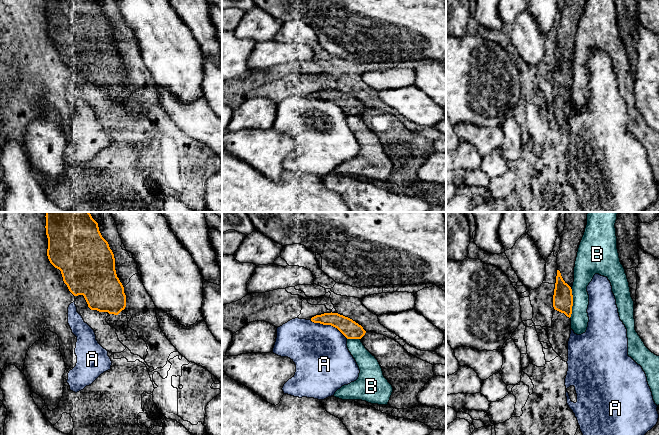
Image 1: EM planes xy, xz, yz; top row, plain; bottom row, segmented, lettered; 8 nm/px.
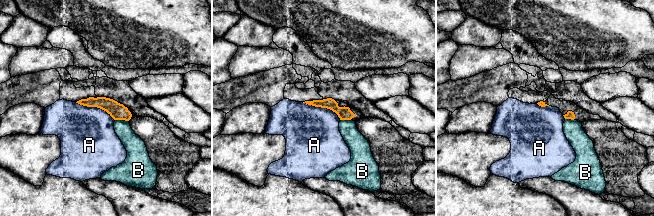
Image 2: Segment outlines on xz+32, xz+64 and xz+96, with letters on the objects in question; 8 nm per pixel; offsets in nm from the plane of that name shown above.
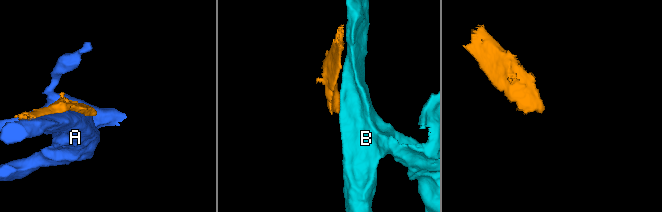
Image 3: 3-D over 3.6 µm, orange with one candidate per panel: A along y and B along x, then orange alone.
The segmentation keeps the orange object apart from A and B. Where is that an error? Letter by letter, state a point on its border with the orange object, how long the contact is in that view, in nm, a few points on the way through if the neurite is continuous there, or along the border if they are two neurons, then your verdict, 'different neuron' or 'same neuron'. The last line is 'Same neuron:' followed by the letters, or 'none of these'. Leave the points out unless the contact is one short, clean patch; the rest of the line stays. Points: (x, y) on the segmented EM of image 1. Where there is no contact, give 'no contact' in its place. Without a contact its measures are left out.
A: contact xz (329, 324); length 340 nm; different neuron
B: contact yz (572, 303); length 240 nm; different neuron
Same neuron: none of these

